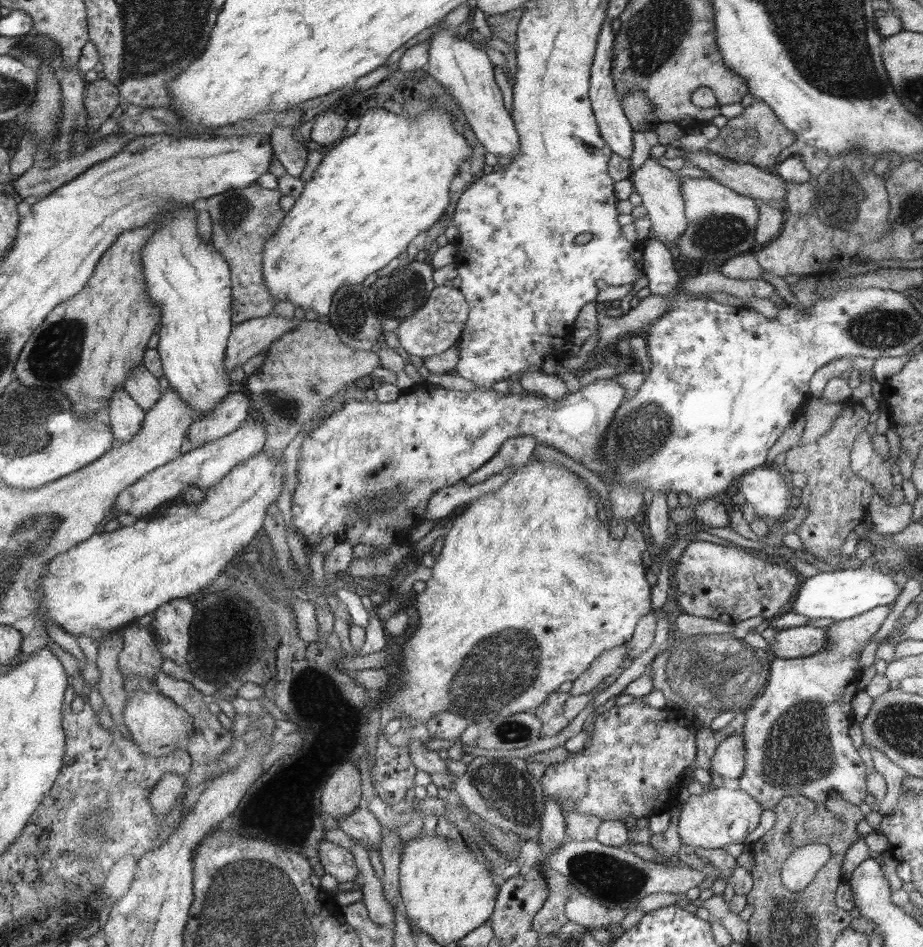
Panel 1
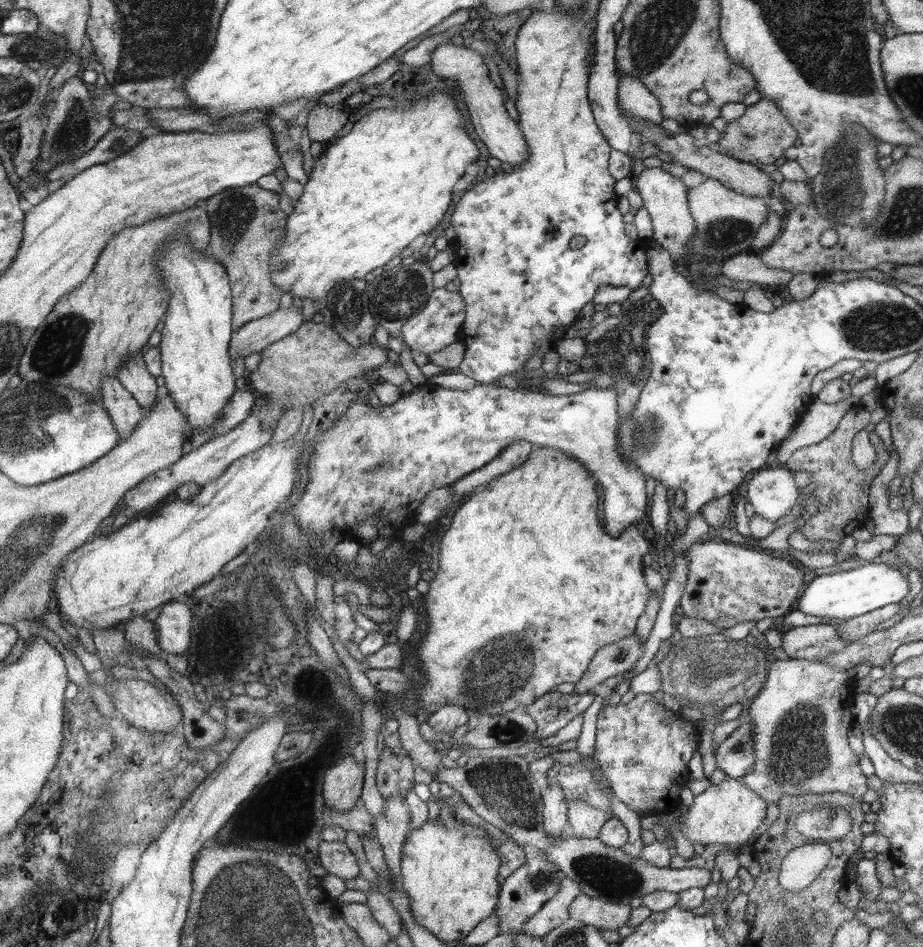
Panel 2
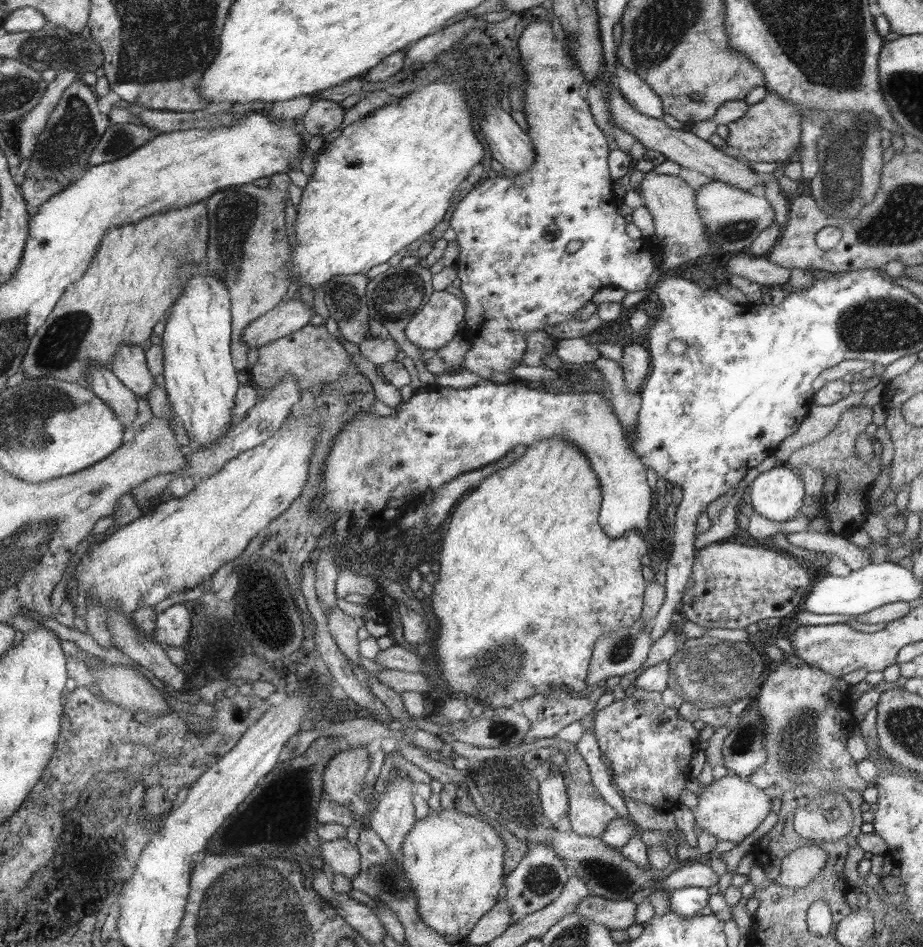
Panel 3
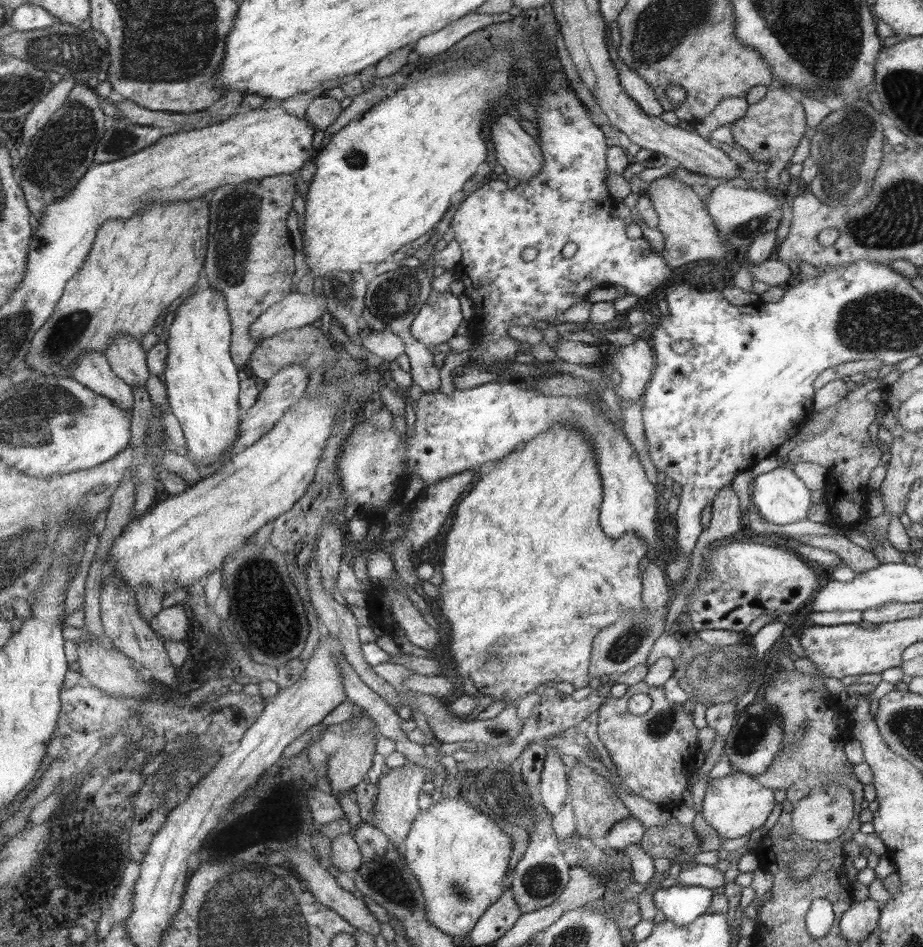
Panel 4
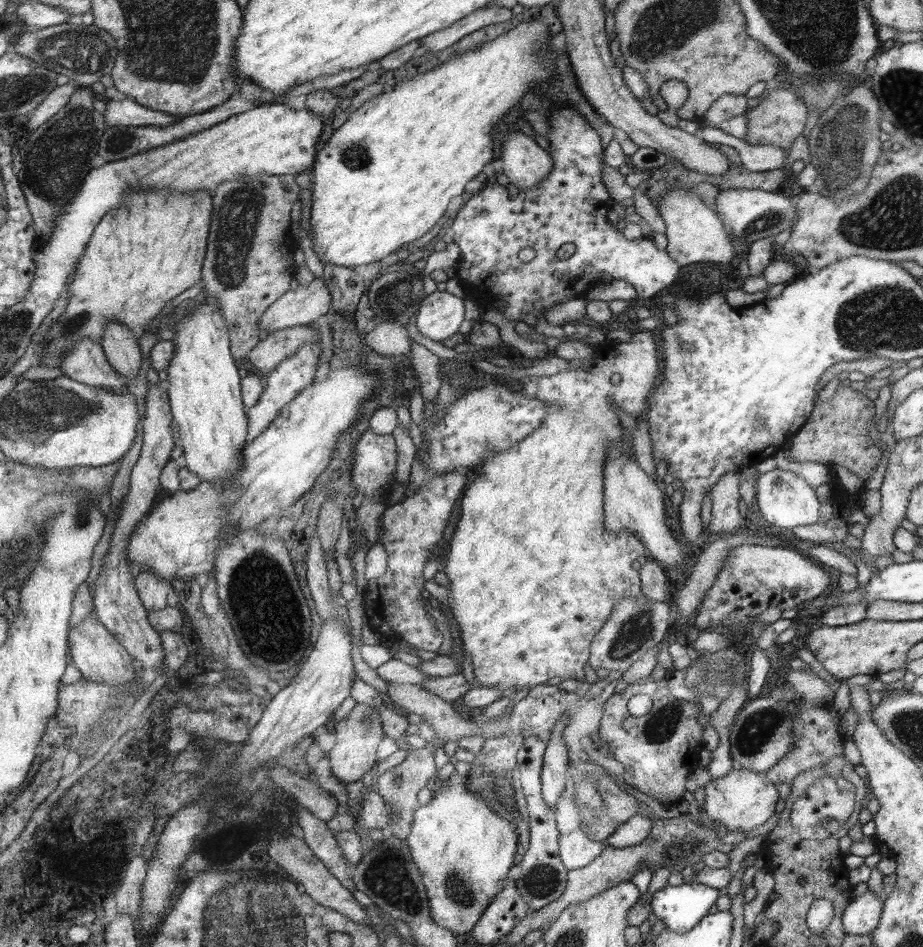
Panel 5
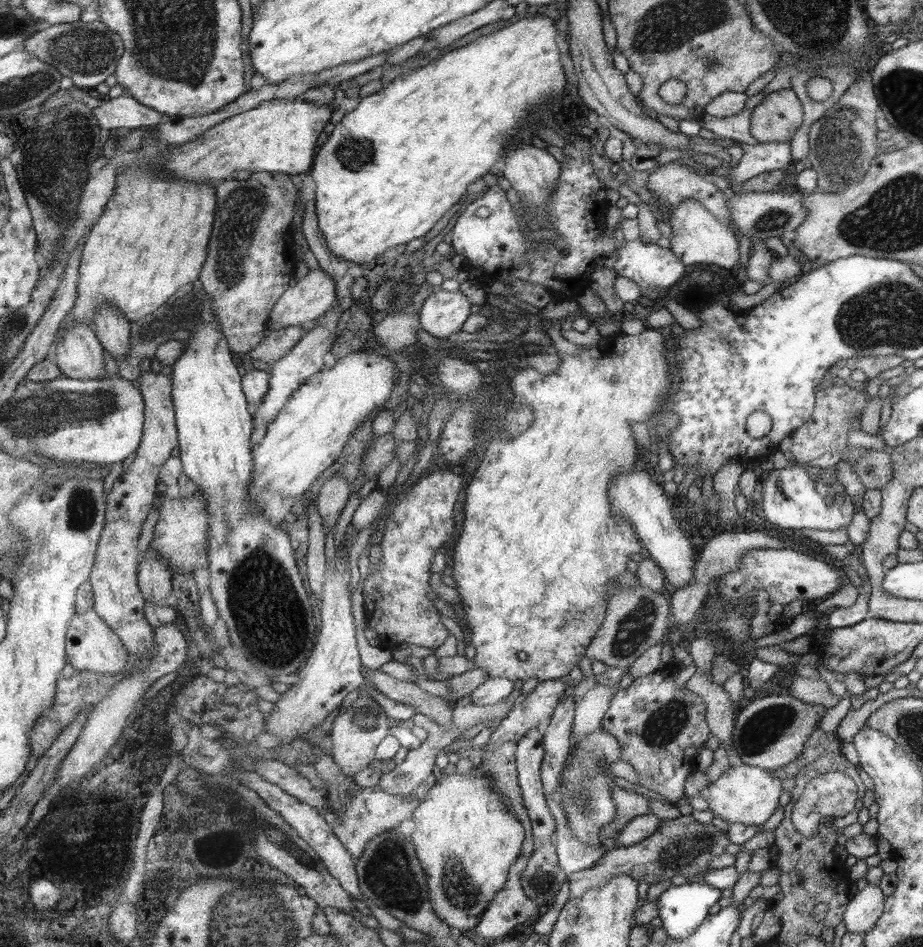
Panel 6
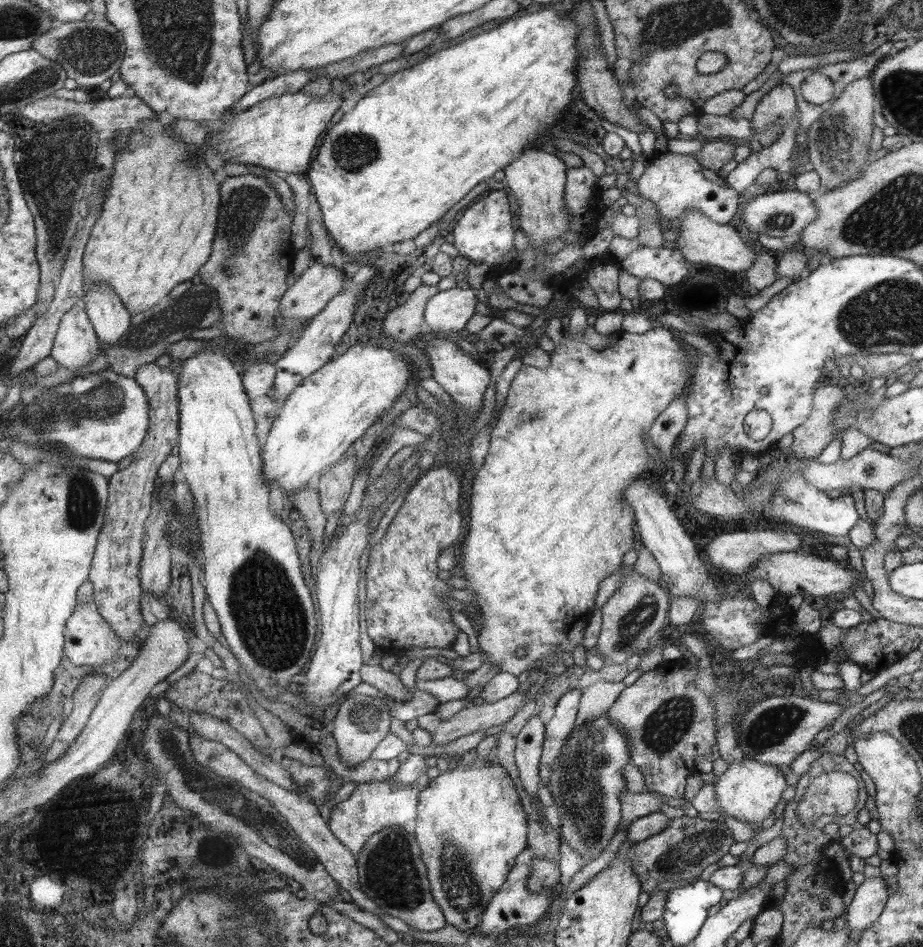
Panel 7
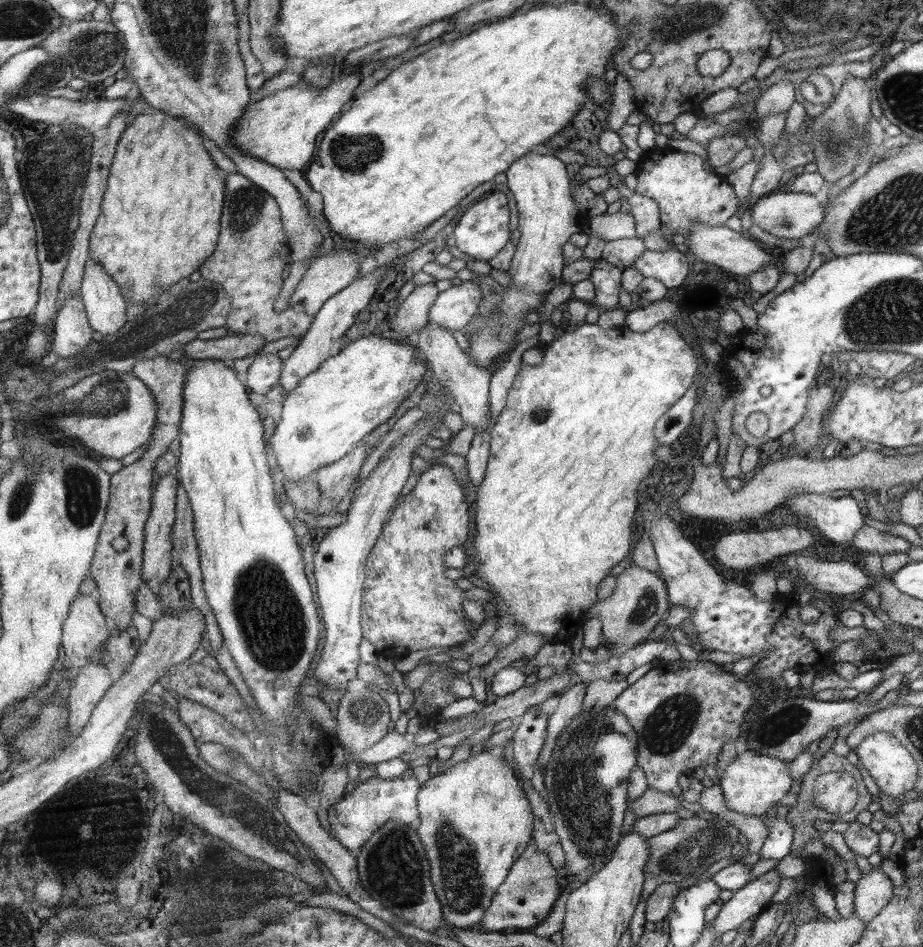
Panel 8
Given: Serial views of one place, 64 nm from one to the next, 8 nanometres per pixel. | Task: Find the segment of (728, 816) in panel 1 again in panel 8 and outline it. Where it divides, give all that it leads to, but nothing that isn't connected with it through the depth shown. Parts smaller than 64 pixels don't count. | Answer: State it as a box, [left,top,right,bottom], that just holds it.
[719,749,792,816]

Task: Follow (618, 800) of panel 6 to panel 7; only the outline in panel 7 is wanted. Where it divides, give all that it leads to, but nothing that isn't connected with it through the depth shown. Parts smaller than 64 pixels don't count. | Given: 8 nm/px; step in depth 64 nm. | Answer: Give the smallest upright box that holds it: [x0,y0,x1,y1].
[620,790,665,828]

